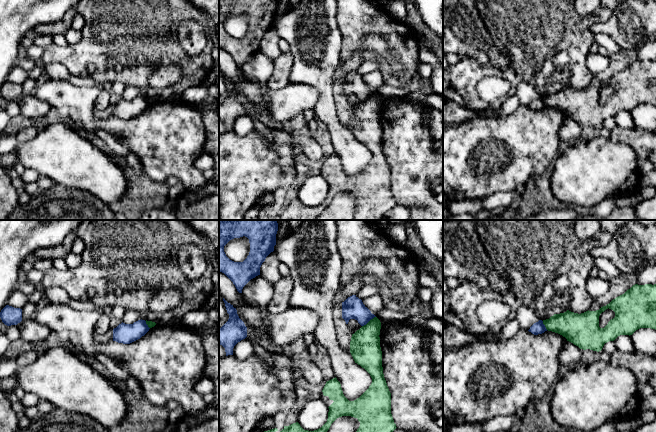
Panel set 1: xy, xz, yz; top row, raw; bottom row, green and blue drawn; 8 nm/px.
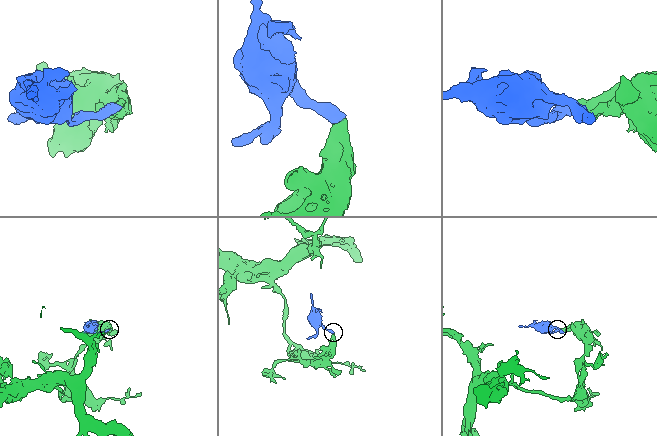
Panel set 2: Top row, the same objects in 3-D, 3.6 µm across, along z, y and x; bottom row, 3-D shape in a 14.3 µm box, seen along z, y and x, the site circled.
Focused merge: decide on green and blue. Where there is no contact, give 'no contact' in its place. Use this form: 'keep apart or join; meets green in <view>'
keep apart; meets green in xz

